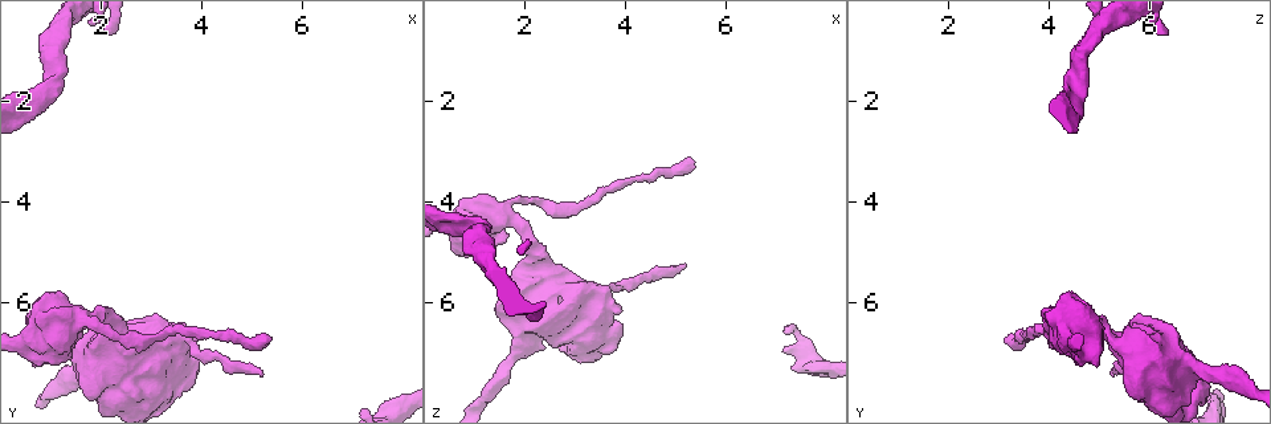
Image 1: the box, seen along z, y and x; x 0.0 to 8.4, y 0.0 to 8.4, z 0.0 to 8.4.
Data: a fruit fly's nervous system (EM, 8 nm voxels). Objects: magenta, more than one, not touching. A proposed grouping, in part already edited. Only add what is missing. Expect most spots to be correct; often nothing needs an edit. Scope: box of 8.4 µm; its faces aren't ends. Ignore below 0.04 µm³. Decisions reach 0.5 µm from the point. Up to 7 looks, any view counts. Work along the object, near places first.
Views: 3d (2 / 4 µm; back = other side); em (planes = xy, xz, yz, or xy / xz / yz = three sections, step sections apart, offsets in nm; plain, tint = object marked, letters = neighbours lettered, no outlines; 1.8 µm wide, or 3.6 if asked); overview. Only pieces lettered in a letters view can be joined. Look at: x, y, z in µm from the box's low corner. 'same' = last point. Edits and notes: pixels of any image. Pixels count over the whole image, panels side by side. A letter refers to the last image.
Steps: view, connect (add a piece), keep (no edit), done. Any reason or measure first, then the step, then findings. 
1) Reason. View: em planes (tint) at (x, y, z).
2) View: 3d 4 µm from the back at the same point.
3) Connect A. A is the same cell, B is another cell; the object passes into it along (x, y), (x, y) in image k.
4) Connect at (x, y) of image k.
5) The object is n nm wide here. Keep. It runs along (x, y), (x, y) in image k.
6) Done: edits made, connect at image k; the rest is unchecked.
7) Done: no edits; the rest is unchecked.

An open end. View: 3d 4 µm at (2.10, 0.75, 6.35).

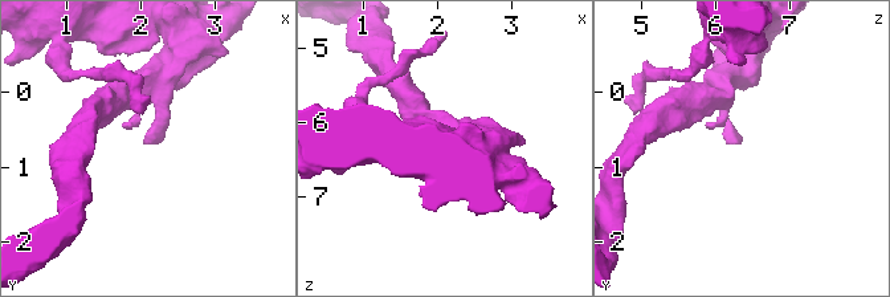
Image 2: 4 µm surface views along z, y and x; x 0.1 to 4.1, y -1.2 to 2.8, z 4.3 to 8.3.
View: em planes (letters) at (2.10, 0.65, 6.30).

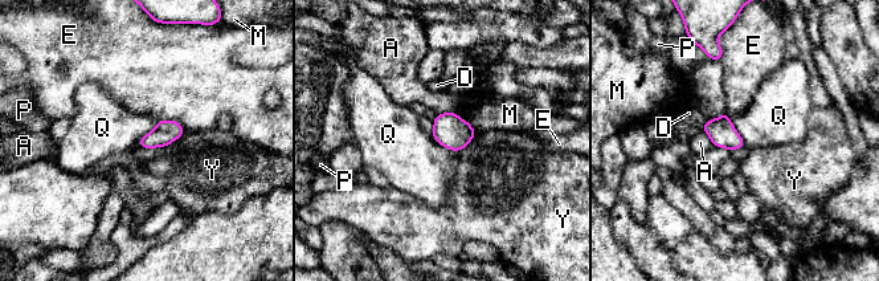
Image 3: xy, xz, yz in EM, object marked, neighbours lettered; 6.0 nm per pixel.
The object is 140 nm wide here. Keep. A, D, E, M, P, Q and Y are other cells; no lettered piece goes on from it.

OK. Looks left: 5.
Sharp bend. View: em 3.6 µm planes (letters) at (1.55, 6.30, 4.25).

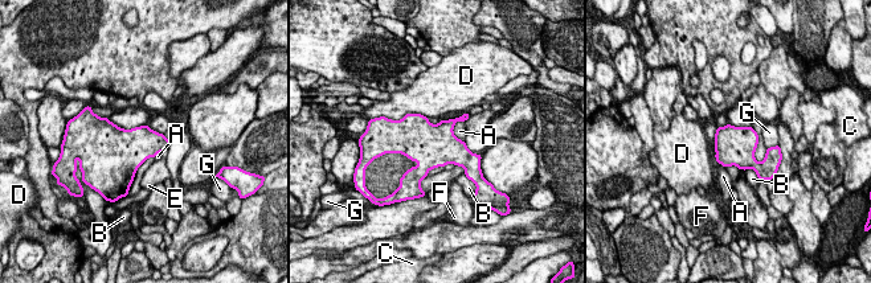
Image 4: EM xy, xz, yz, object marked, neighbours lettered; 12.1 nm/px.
The longest contact is with D, 380 nm. Keep. A, B, C, D, E, F and G are other cells; none of them fits.

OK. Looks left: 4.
View: em planes (plain) at (5.35, 6.70, 3.20).

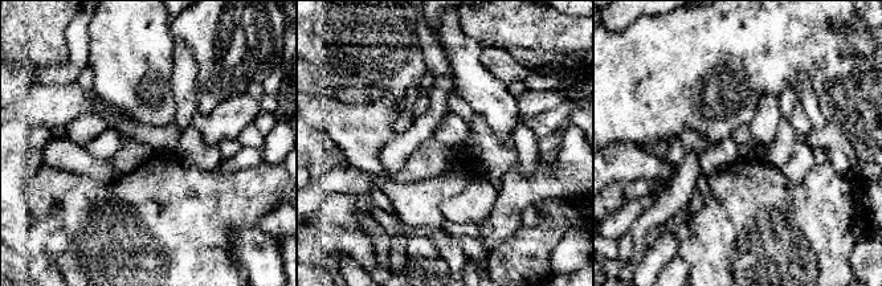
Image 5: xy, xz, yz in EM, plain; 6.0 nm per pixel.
What lies round it. View: em planes (letters) at the same point.

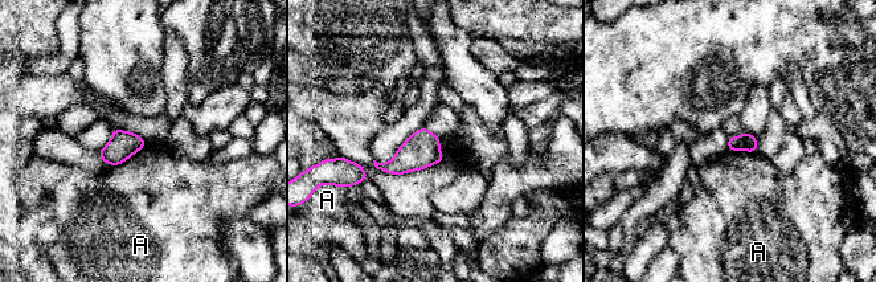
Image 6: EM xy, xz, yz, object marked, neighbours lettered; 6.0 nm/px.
The object is 110 nm wide here. Keep. A is another cell; a border runs along (146, 144), (114, 166) in image 6; none of them fits.

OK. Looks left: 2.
Done: no edits; the rest is unchecked.

